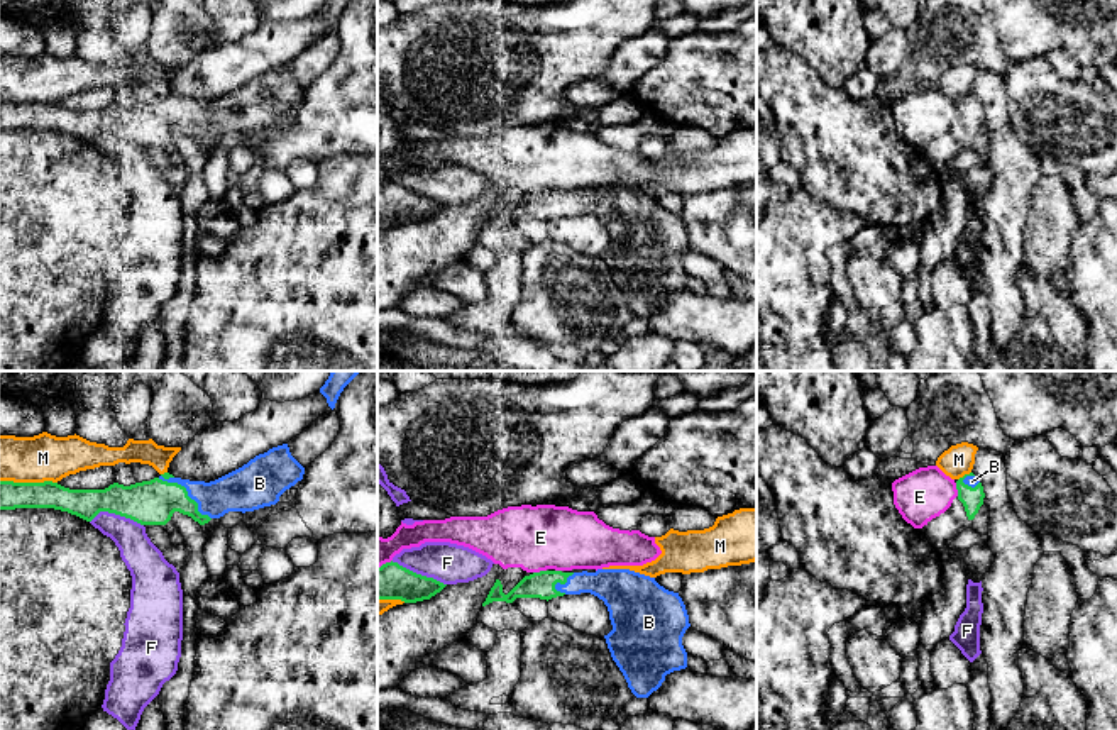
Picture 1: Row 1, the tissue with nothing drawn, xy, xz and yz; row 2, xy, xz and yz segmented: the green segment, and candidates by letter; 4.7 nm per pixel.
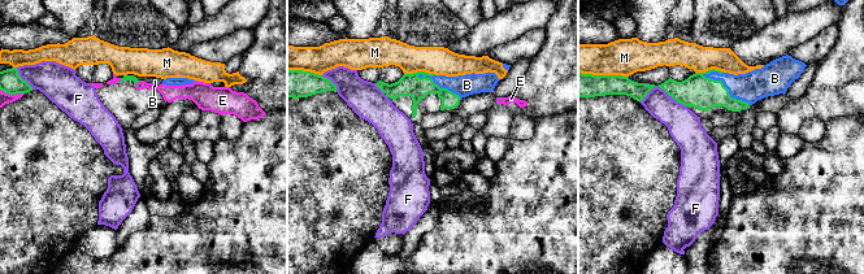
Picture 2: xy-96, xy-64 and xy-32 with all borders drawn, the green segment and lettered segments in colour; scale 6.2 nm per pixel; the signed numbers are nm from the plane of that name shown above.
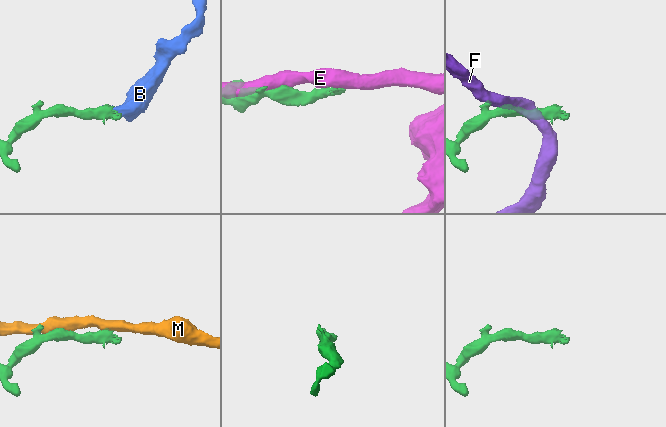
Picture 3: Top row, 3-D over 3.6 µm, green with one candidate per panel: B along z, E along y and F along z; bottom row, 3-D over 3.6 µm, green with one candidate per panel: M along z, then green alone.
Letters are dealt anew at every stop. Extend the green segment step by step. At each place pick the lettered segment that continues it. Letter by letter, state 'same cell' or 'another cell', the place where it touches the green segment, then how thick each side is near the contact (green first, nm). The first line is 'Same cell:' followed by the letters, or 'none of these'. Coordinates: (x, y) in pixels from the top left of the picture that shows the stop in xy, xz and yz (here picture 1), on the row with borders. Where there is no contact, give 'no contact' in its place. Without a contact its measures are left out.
Same cell: B
B: same cell; meets green in xy at (187, 492); 220 nm thick on the green side, 190 nm on the other
E: another cell; meets green in xz at (540, 571); 130 nm thick on the green side, 300 nm on the other
F: another cell; meets green in xz at (418, 575); 180 nm thick on the green side, 190 nm on the other
M: another cell; meets green in xy at (29, 483); 130 nm thick on the green side, 220 nm on the other

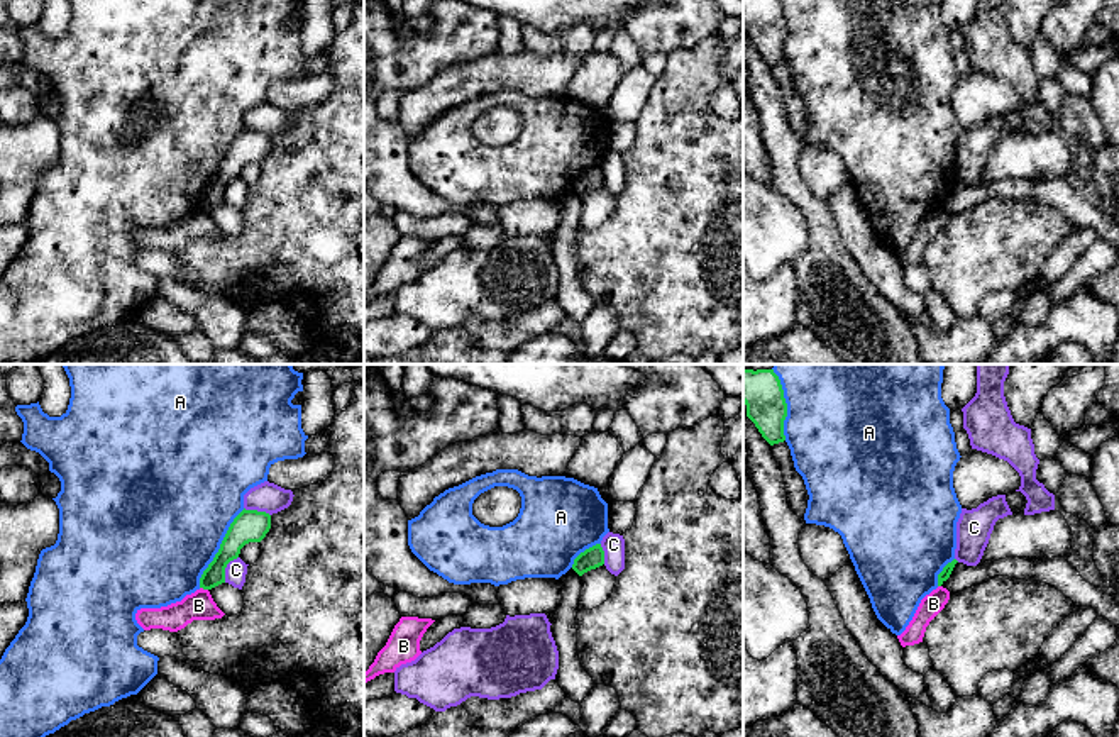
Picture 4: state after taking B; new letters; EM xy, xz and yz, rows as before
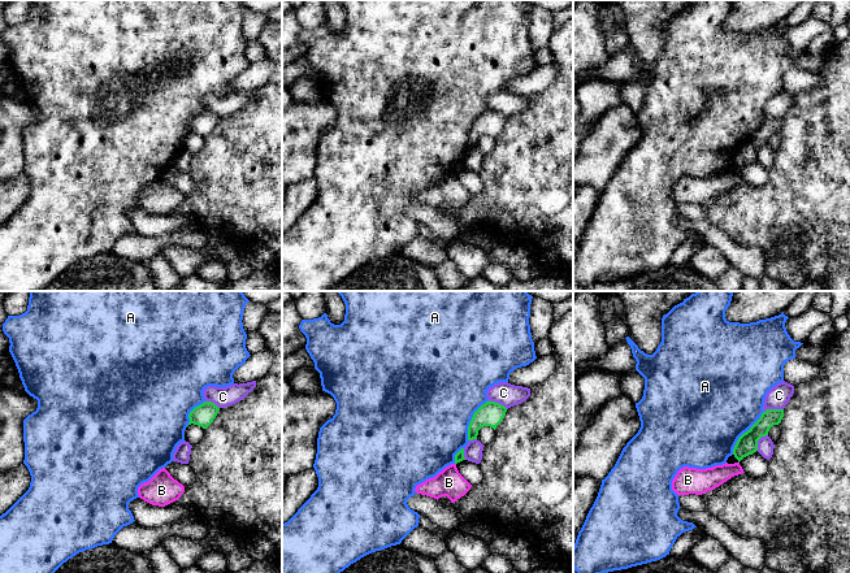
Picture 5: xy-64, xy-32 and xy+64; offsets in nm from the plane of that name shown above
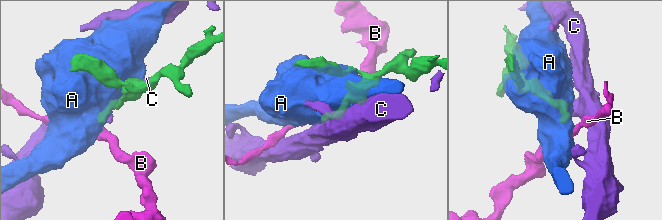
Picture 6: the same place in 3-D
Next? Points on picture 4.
Same cell: none of these
A: another cell; meets green in xy at (220, 548); 160 nm thick on the green side, 480 nm on the other
B: another cell; meets green in xy at (203, 588); 100 nm thick on the green side, 140 nm on the other
C: another cell; meets green in xy at (226, 566); 160 nm thick on the green side, 100 nm on the other

